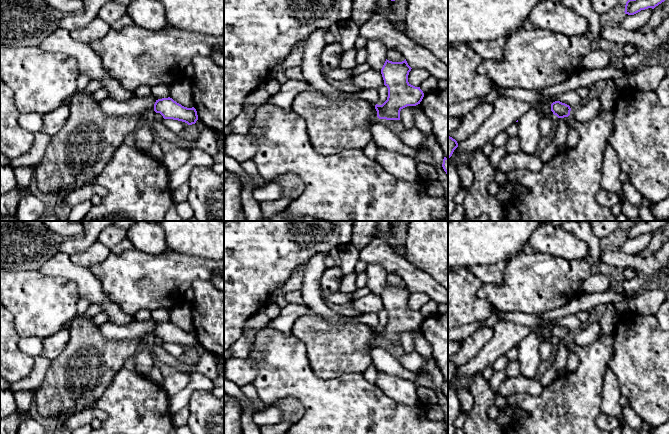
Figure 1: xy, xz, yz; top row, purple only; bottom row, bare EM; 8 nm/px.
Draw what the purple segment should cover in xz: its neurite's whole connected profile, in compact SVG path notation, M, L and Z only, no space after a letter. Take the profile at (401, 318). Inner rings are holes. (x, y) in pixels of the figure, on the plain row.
M386 283L381 298L384 309L388 312L388 321L382 329L374 330L365 324L344 326L331 324L317 312L310 310L294 322L291 334L305 344L310 366L317 377L329 380L349 373L363 375L372 365L370 350L377 342L400 344L400 335L403 332L416 330L422 325L423 315L420 311L415 311L408 306L411 293L406 283L402 286L392 286Z

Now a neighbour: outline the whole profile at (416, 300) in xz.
M413 292L409 296L408 306L409 308L419 311L420 308L430 300L429 296L421 292Z

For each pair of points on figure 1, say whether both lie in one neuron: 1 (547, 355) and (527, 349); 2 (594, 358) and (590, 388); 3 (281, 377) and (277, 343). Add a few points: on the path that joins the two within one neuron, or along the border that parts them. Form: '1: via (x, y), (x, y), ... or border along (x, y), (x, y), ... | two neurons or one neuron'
1: border along (539, 342), (539, 356), (542, 361) | two neurons
2: via (592, 365), (590, 381) | one neuron
3: via (281, 369), (281, 360), (277, 356), (277, 351) | one neuron

